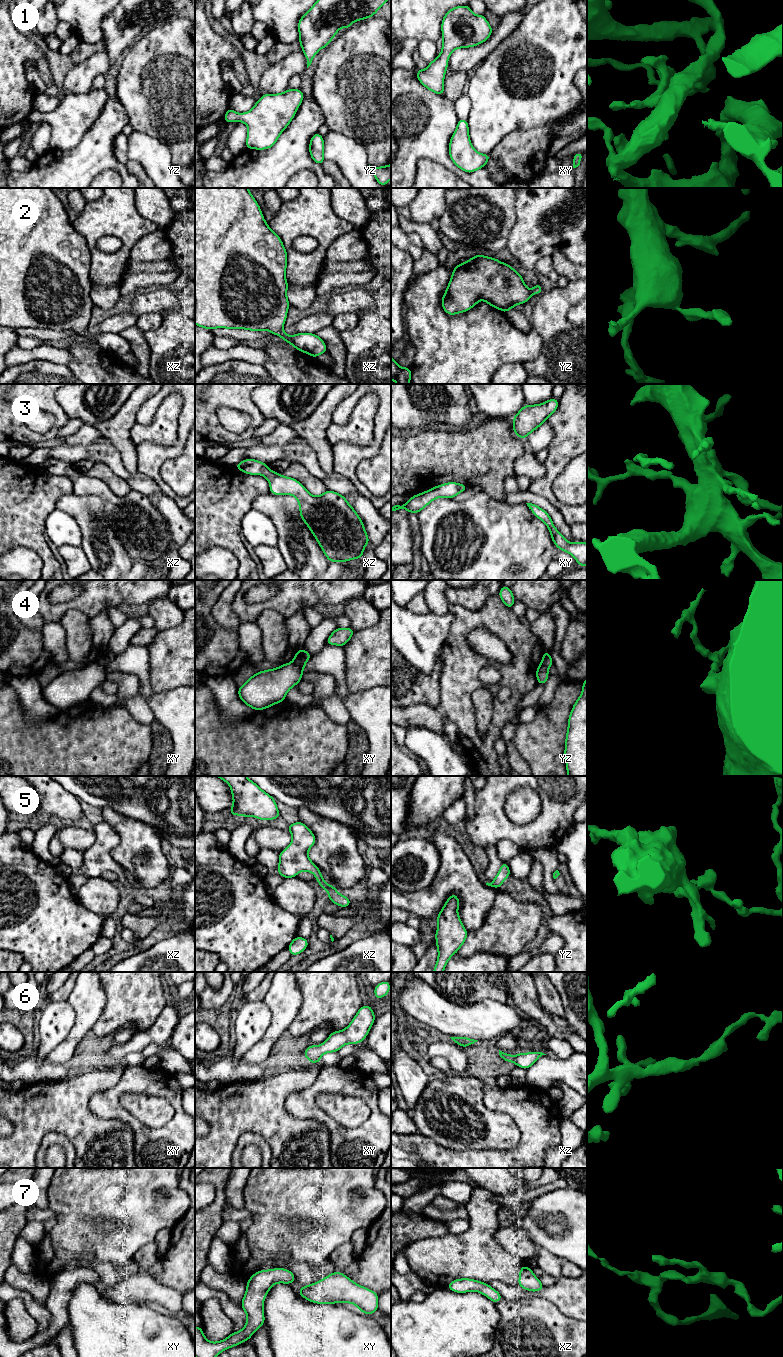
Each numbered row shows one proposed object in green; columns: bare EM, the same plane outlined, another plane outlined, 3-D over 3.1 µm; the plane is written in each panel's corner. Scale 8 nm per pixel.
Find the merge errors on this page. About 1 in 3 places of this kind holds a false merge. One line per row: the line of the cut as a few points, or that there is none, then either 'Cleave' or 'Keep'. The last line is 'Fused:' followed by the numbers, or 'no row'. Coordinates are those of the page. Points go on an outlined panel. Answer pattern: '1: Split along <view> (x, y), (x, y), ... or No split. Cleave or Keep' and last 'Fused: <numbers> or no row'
1: No split. Keep
2: No split. Keep
3: No split. Keep
4: Split along xy (291, 662), (303, 669). Cleave
5: No split. Keep
6: No split. Keep
7: No split. Keep
Fused: 4

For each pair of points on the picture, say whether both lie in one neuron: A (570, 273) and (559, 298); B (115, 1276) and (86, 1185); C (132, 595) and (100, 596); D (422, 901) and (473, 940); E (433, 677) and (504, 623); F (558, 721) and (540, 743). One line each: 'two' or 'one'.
A: two
B: two
C: one
D: two
E: two
F: one

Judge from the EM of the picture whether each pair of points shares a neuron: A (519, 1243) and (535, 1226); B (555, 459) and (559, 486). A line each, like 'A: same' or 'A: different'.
A: different
B: different

